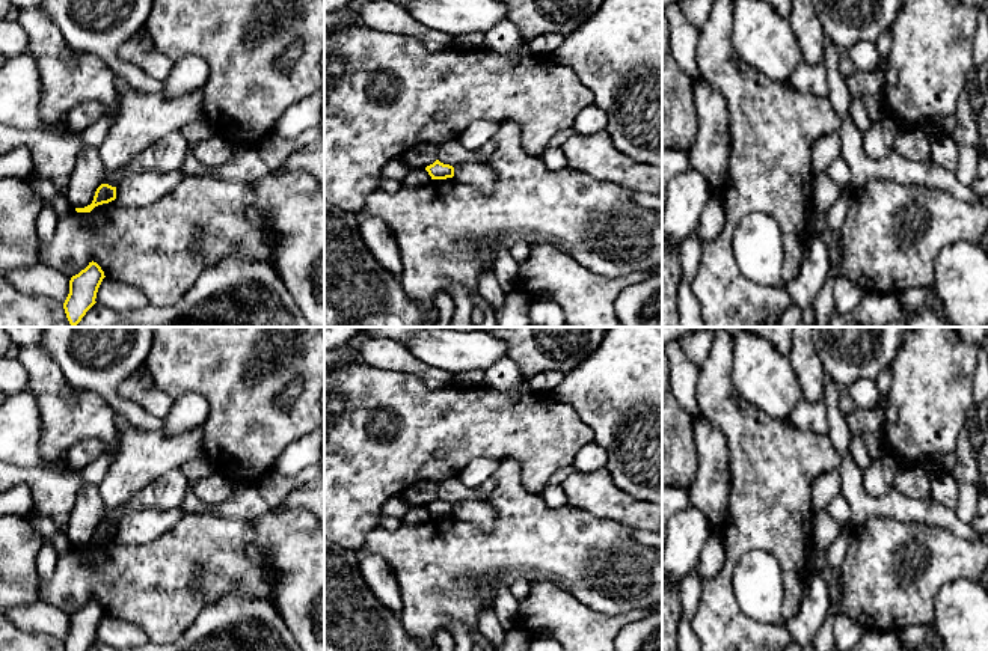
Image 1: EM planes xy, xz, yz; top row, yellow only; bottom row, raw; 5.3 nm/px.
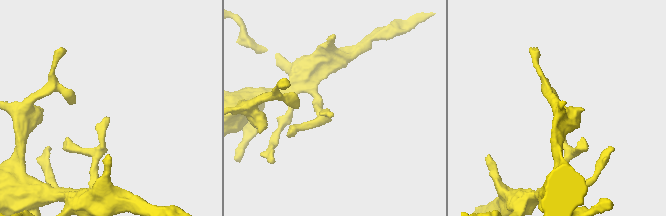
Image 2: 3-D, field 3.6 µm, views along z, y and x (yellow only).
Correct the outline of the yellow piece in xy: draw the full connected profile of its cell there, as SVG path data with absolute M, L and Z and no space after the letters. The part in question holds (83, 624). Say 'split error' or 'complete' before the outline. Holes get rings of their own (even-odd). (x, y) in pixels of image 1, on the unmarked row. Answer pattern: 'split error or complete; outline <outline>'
complete; outline M94 598L72 613L69 631L63 640L65 651L86 651L97 640L97 630L104 615L104 609Z

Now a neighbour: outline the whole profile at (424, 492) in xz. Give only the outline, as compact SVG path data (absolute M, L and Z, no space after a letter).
M421 481L418 484L410 485L403 493L404 499L409 505L427 505L437 497L437 484L433 481Z

